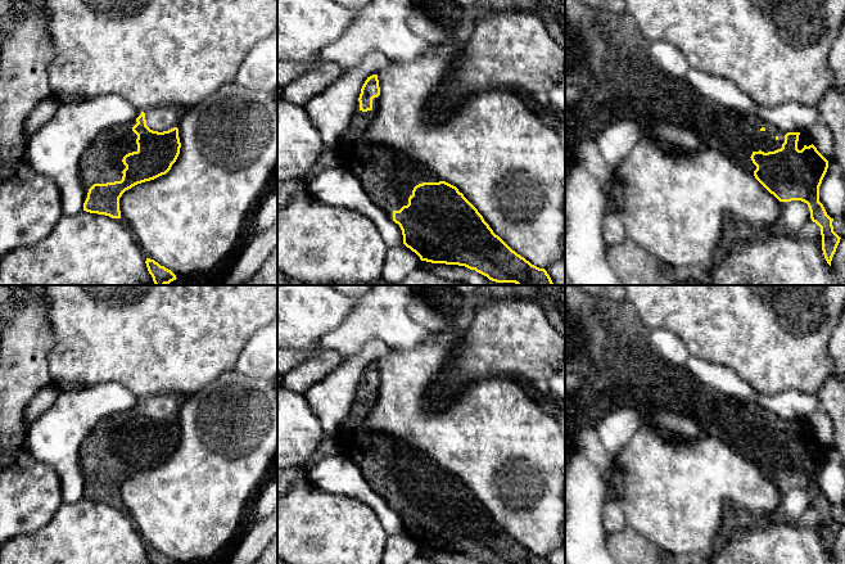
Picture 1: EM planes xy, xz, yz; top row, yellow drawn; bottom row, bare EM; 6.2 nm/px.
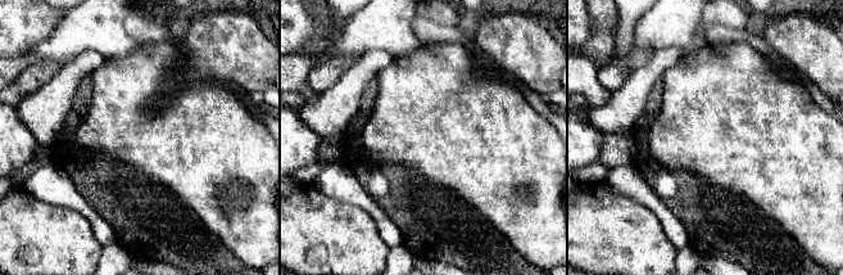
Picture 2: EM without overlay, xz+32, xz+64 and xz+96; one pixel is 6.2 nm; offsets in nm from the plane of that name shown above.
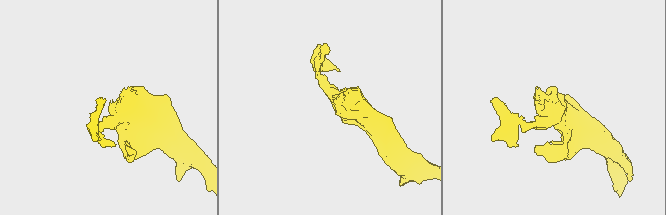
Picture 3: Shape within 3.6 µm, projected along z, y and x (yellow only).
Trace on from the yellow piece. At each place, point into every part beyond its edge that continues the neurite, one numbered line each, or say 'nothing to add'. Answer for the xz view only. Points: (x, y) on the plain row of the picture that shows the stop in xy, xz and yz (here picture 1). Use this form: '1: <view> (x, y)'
1: xz (388, 465)

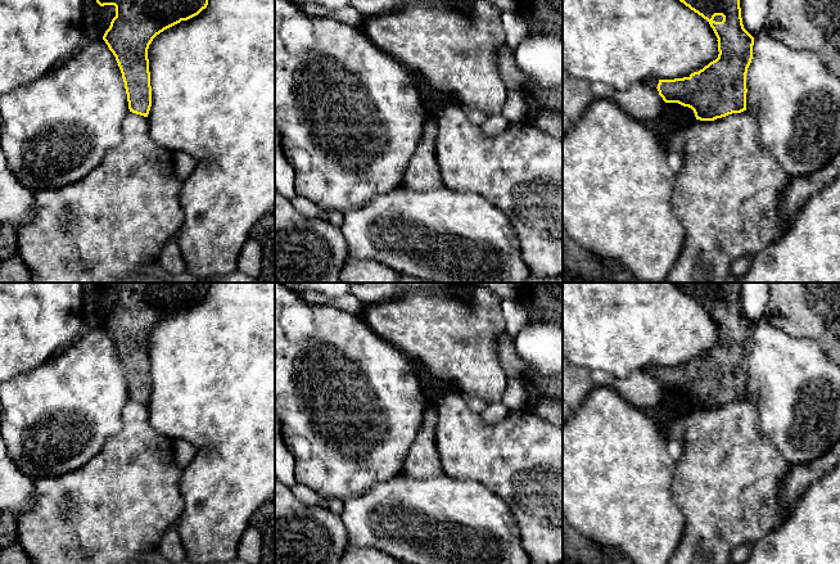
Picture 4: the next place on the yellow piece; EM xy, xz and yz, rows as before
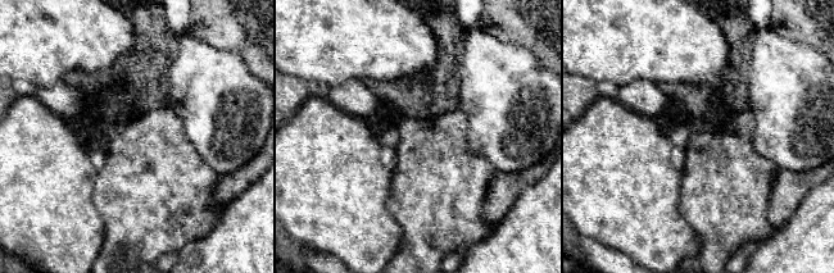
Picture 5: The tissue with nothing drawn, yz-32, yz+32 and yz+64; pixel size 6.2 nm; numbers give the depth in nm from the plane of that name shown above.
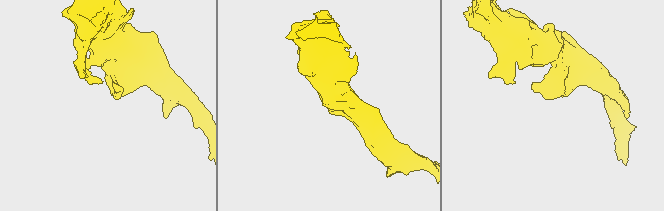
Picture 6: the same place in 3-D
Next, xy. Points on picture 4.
nothing to add

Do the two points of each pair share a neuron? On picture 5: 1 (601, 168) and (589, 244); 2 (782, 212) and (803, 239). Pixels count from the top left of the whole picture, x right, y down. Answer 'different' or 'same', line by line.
1: different
2: different

